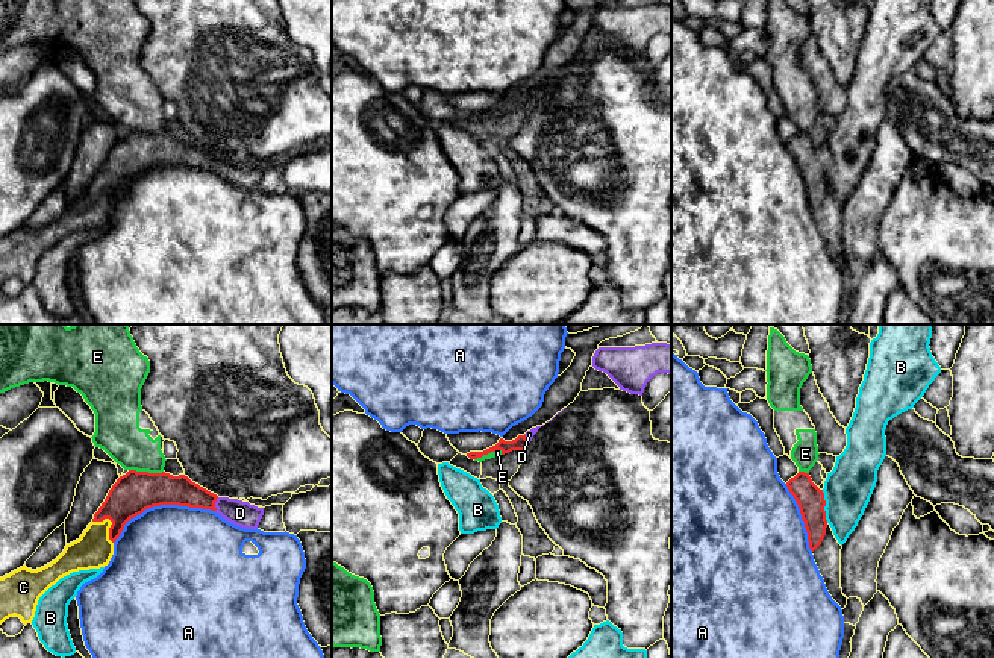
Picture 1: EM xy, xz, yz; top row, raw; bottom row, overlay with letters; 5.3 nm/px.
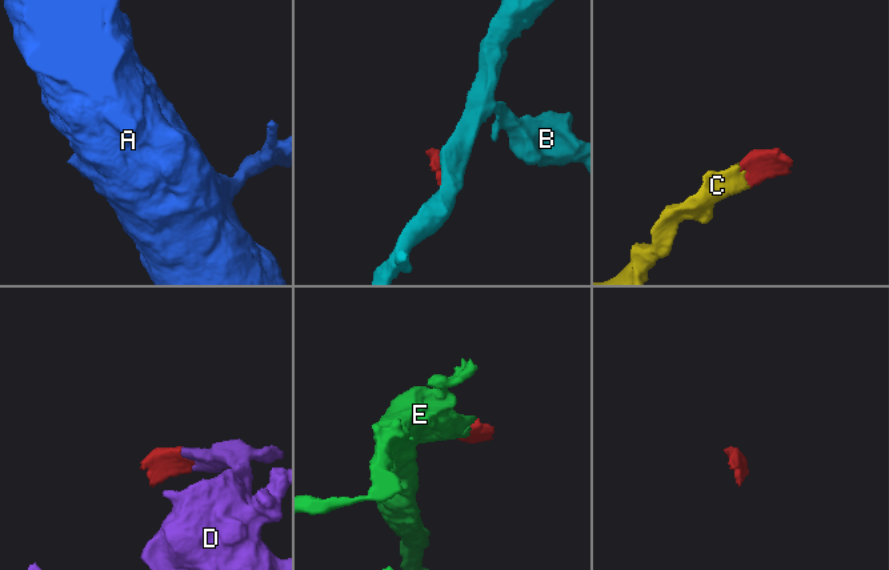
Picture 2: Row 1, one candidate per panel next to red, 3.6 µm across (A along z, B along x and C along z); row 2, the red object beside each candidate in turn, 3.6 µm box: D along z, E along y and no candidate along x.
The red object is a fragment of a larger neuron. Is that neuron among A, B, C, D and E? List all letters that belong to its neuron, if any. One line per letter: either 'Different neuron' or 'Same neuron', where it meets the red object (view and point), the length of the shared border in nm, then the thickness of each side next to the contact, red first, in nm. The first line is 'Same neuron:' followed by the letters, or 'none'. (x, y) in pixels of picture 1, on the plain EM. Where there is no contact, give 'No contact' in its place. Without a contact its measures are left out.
Same neuron: C, D
A: Different neuron. Touches red at xy (161, 164). Shared border 550 nm. Thickness 220 nm (red) against 480 nm
B: Different neuron. Touches red at yz (825, 166). Shared border 180 nm. Thickness 150 nm (red) against 260 nm
C: Same neuron. Touches red at xy (112, 184). Shared border 170 nm. Thickness 220 nm (red) against 200 nm
D: Same neuron. Touches red at xy (214, 164). Shared border 70 nm. Thickness 160 nm (red) against 130 nm
E: Different neuron. Touches red at xy (146, 132). Shared border 180 nm. Thickness 220 nm (red) against 240 nm

